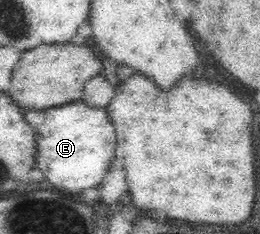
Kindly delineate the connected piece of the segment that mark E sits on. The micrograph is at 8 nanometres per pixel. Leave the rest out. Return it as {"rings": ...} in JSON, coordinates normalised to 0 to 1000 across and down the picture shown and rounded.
{"rings":[[[315,432],[262,440],[246,457],[200,457],[169,483],[177,517],[138,577],[131,705],[208,799],[269,825],[315,825],[327,808],[385,791],[446,637],[446,560],[415,509],[415,483],[377,457],[338,457]]]}

